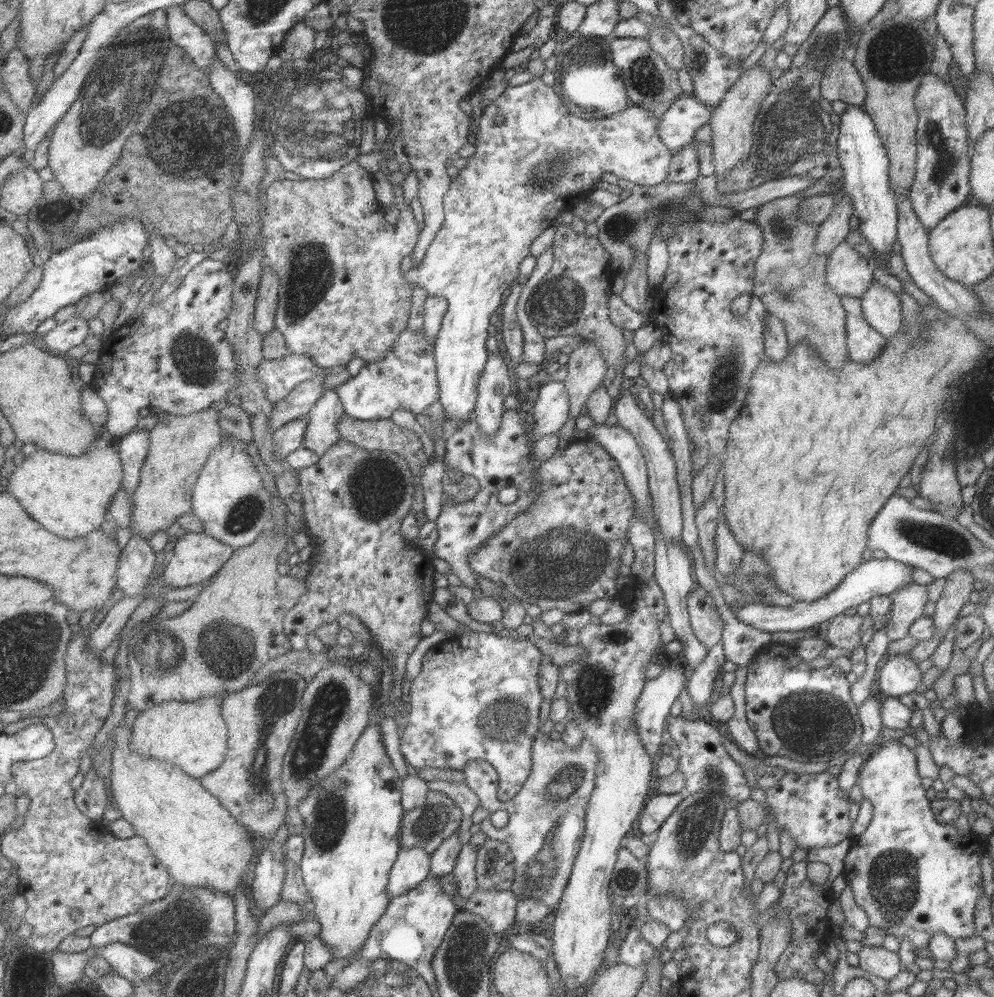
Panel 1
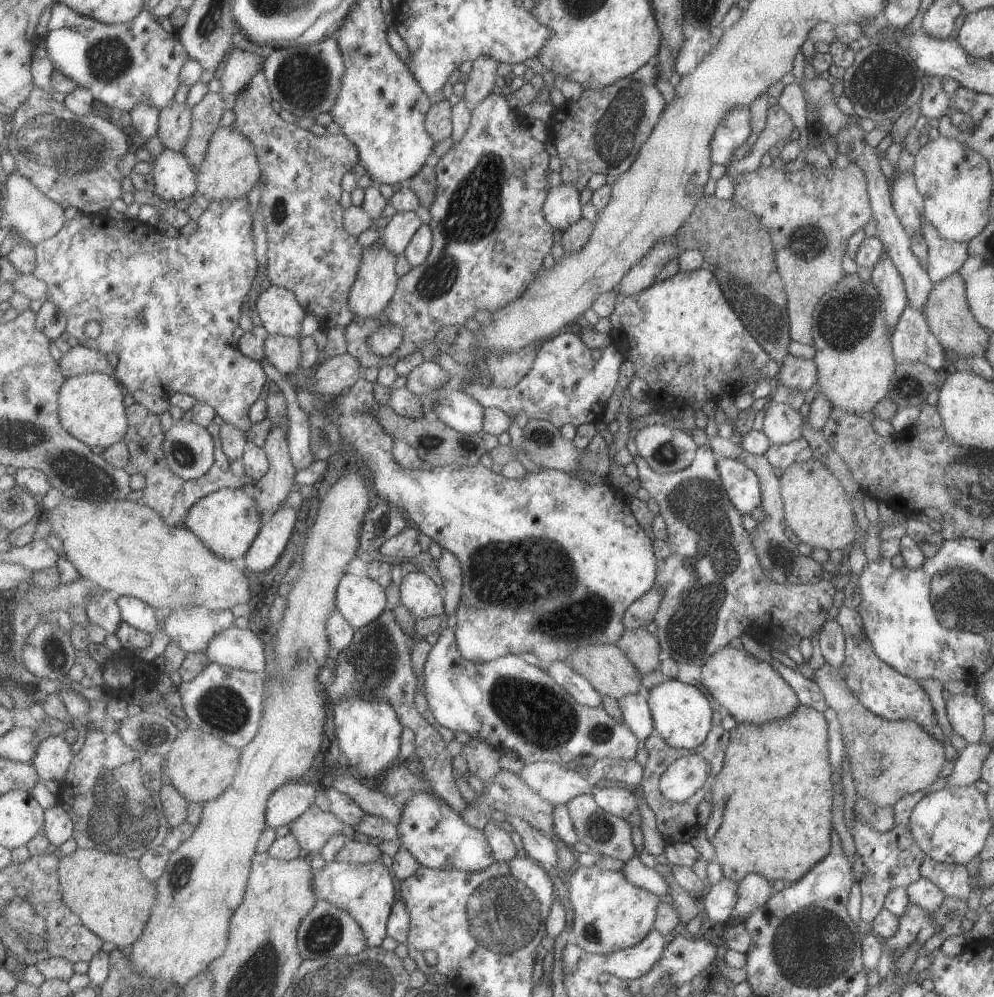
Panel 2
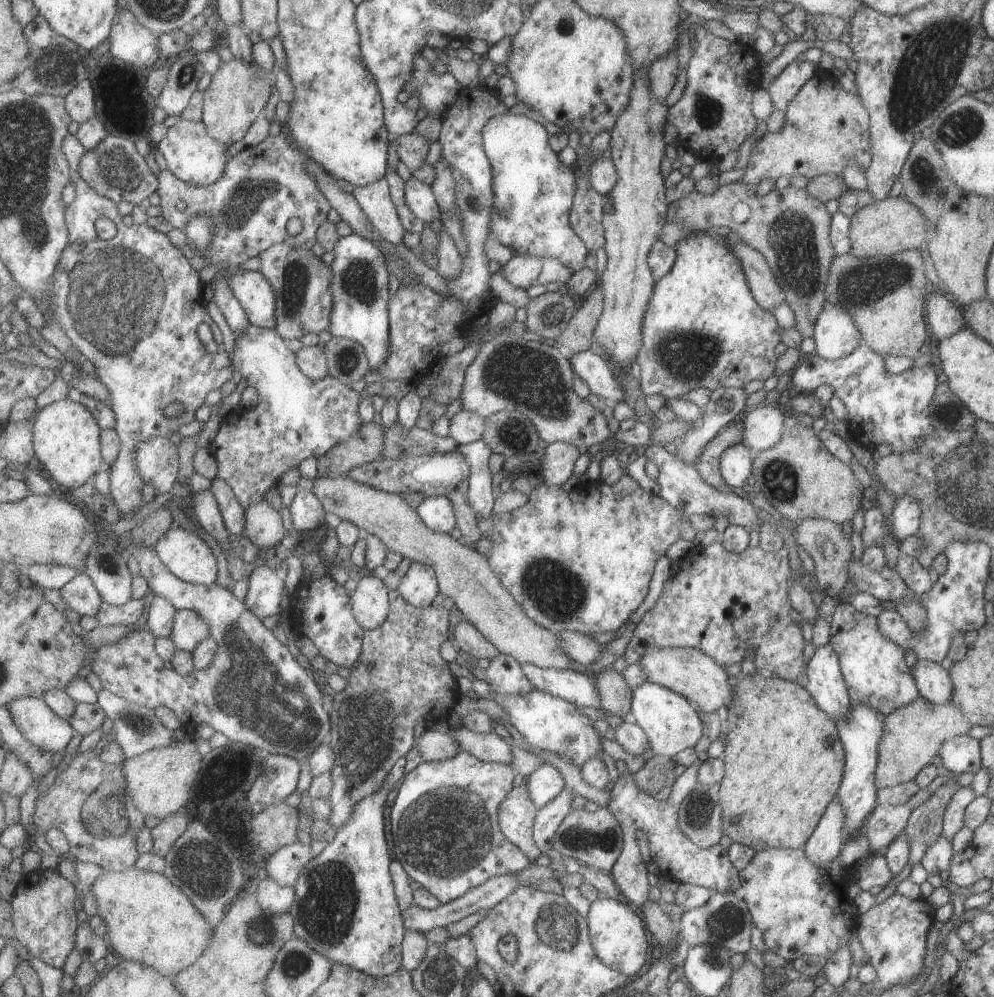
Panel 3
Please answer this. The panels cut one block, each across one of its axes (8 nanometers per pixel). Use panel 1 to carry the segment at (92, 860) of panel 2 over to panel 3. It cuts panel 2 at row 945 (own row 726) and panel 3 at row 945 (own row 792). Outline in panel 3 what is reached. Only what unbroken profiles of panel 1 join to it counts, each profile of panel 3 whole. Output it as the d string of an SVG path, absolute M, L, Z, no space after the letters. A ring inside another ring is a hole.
M135 867L121 871L107 871L93 886L97 912L110 928L110 944L123 958L155 967L162 975L172 978L195 964L210 947L216 927L201 914L195 903L170 878L163 873L142 871Z

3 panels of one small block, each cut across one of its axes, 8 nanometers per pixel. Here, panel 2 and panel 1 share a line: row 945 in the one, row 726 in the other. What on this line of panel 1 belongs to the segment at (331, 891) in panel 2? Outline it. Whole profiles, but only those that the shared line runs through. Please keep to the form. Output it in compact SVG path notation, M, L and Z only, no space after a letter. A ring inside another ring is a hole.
M375 713L375 716L370 720L370 725L364 730L359 741L357 741L355 750L353 750L350 757L346 761L343 761L343 765L341 765L337 771L319 781L319 783L309 791L307 798L301 801L299 808L297 808L304 819L304 831L302 832L302 836L305 837L306 851L301 862L304 882L307 885L307 890L312 900L313 917L315 917L320 924L320 933L318 936L321 937L329 947L333 948L335 959L347 957L349 960L352 960L353 956L359 954L359 951L361 951L363 945L365 945L365 941L371 936L371 931L375 928L377 921L387 912L387 907L391 904L391 896L389 896L387 887L389 887L390 884L392 868L398 860L399 853L403 848L401 831L402 822L406 816L406 811L402 804L403 778L401 774L397 772L397 768L393 766L393 762L391 762L391 758L389 758L389 754L387 754L387 750L385 750L385 742L383 742L381 730L383 730L383 728L381 728L381 723L379 723L379 713Z

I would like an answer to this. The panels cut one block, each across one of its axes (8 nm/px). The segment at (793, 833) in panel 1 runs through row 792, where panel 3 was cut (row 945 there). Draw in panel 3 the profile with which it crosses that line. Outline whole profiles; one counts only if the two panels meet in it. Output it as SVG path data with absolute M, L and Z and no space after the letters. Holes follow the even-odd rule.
M766 848L754 853L744 869L738 871L741 881L740 897L745 901L752 924L762 934L762 942L769 950L792 962L799 956L817 955L826 960L838 949L849 944L851 934L855 929L857 919L854 914L843 912L839 906L849 902L845 896L847 880L861 880L857 870L861 865L842 865L838 858L826 862L824 865L813 864L804 853L804 848L776 849Z

